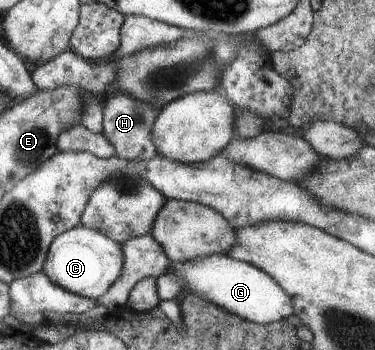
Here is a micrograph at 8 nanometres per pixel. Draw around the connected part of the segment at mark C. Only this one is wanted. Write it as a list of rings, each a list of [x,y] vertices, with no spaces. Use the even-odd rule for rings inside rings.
[[[79,223],[51,240],[40,271],[49,282],[54,282],[64,291],[91,300],[105,301],[111,283],[119,278],[123,266],[121,246],[108,236],[103,236],[102,232],[95,232]]]

